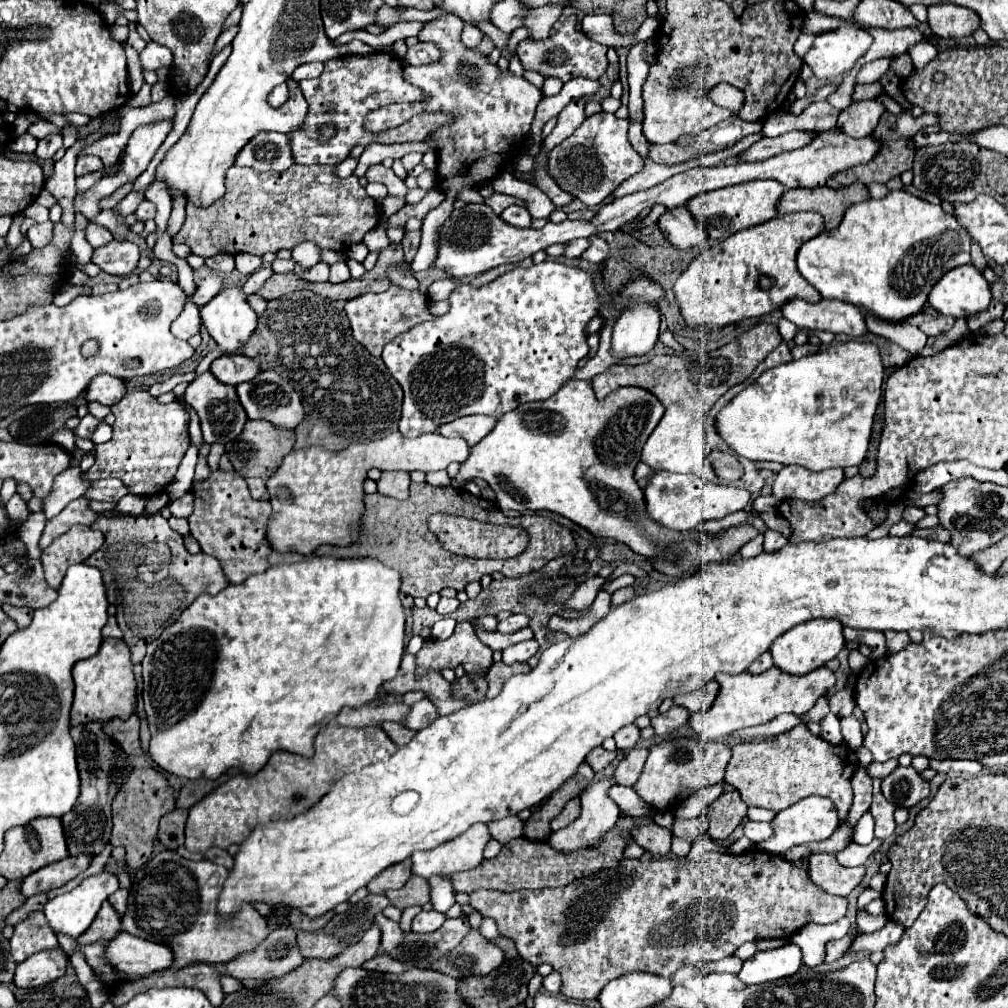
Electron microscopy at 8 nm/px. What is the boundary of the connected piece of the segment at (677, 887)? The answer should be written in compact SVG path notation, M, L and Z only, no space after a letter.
M759 849L741 853L741 855L727 855L727 853L705 853L699 861L689 861L687 857L663 857L663 859L649 859L649 857L641 857L641 859L621 859L615 867L611 869L603 869L587 879L577 879L565 887L555 887L555 889L521 889L521 891L513 891L513 893L501 893L501 891L473 891L471 893L471 905L483 915L483 917L493 917L497 921L499 933L503 937L509 937L515 941L519 955L529 961L531 965L541 965L541 963L549 963L563 979L563 987L561 993L571 997L571 999L595 999L601 989L605 987L607 981L627 973L627 971L651 971L663 977L671 977L679 967L687 965L687 963L703 963L703 961L715 961L715 959L723 959L729 957L737 951L739 945L747 943L747 941L757 941L757 939L789 939L797 929L801 929L807 923L833 923L841 917L845 917L847 911L847 897L841 895L827 895L827 891L823 891L821 887L815 887L815 883L811 883L811 877L805 869L793 865L791 861L787 861L781 855L769 855L763 853Z

